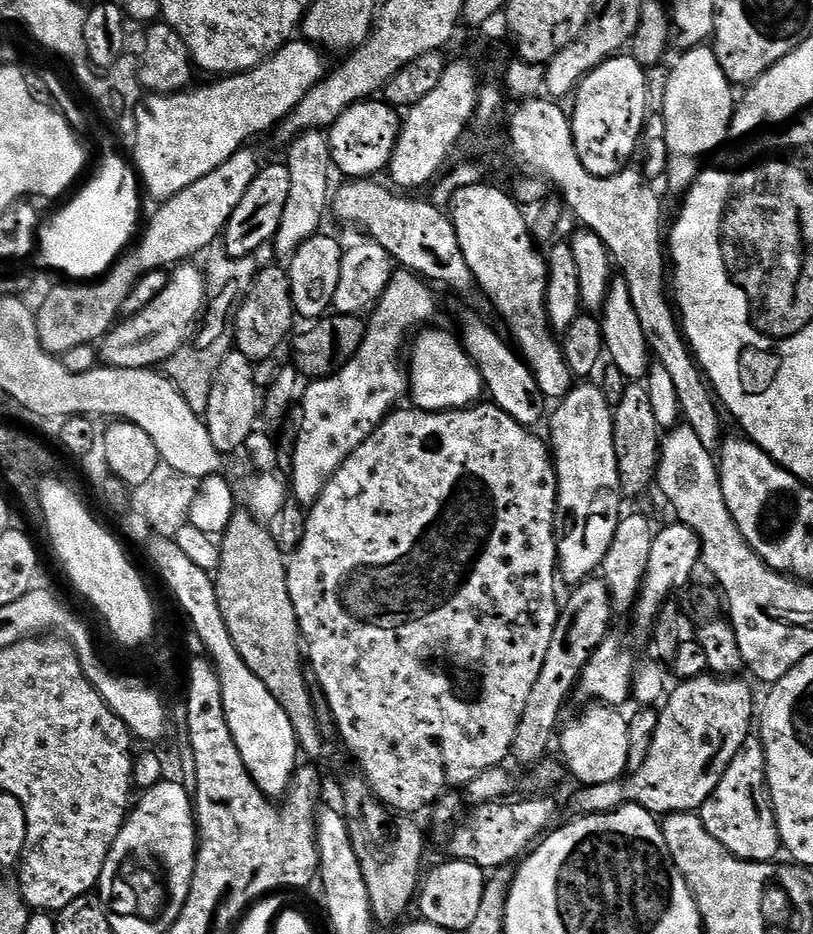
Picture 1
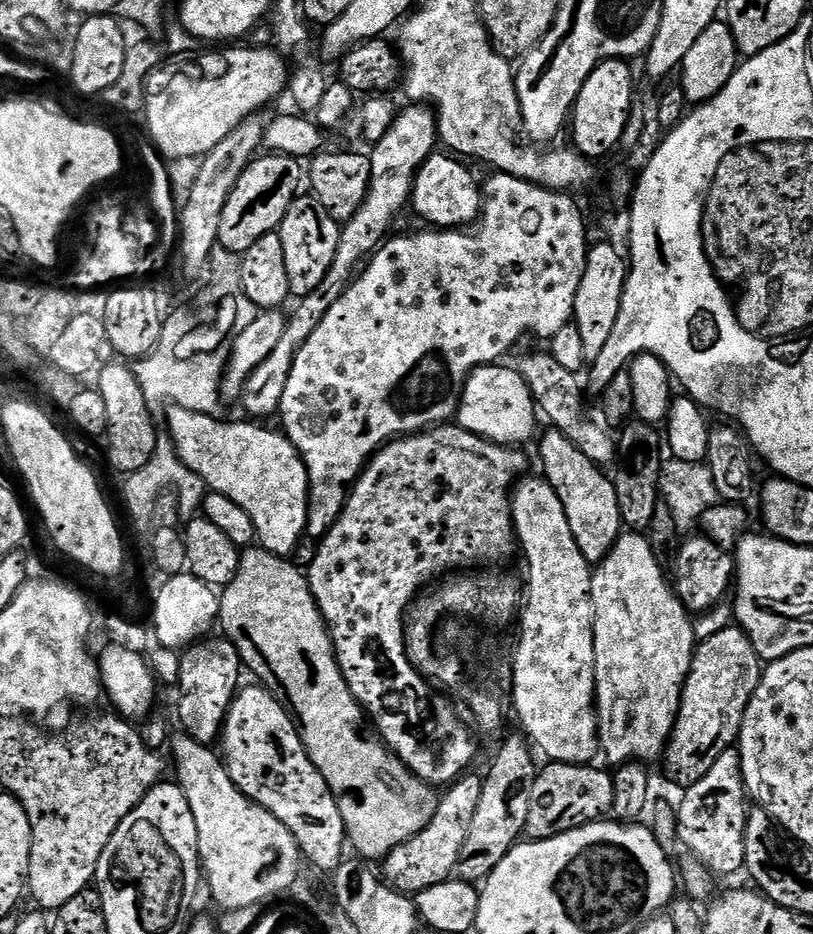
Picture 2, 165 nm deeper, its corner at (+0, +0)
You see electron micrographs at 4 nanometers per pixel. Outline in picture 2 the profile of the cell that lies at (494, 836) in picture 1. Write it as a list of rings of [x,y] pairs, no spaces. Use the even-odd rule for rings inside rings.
[[[548,764],[536,773],[534,790],[530,794],[530,814],[526,818],[524,836],[528,840],[545,840],[578,828],[581,824],[590,824],[611,813],[614,802],[612,777],[600,768],[583,764]]]

